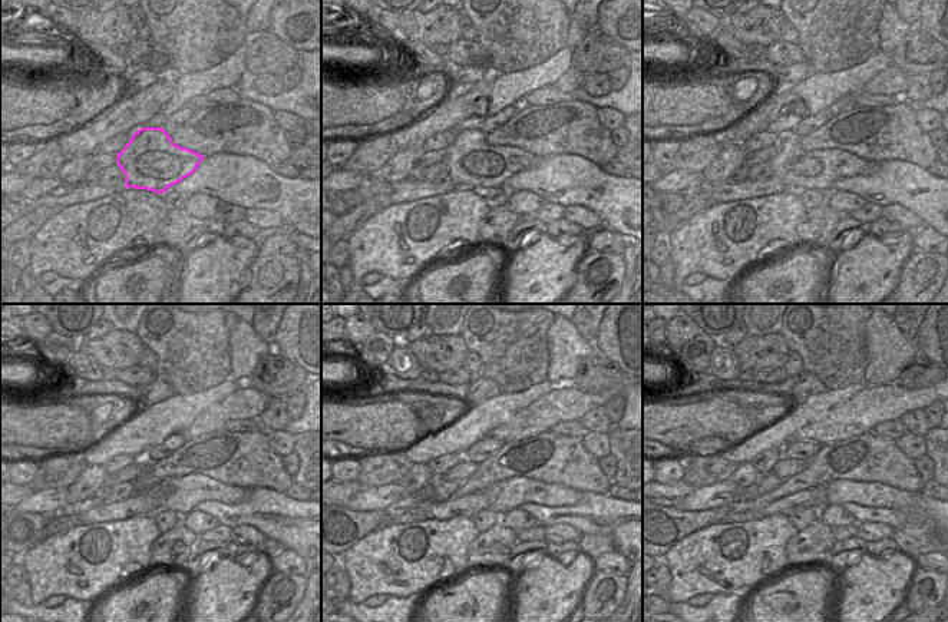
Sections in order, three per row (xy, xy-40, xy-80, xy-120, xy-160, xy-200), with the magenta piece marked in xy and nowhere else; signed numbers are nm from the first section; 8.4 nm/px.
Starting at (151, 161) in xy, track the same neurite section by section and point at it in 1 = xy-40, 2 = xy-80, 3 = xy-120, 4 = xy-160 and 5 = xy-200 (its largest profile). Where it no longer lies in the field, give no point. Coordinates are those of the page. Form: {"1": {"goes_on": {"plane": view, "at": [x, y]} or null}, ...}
{"1": {"goes_on": {"plane": "xy-40", "at": [472, 164]}}, "2": {"goes_on": {"plane": "xy-80", "at": [799, 169]}}, "3": {"goes_on": {"plane": "xy-120", "at": [181, 495]}}, "4": {"goes_on": {"plane": "xy-160", "at": [505, 495]}}, "5": {"goes_on": {"plane": "xy-200", "at": [920, 535]}}}

